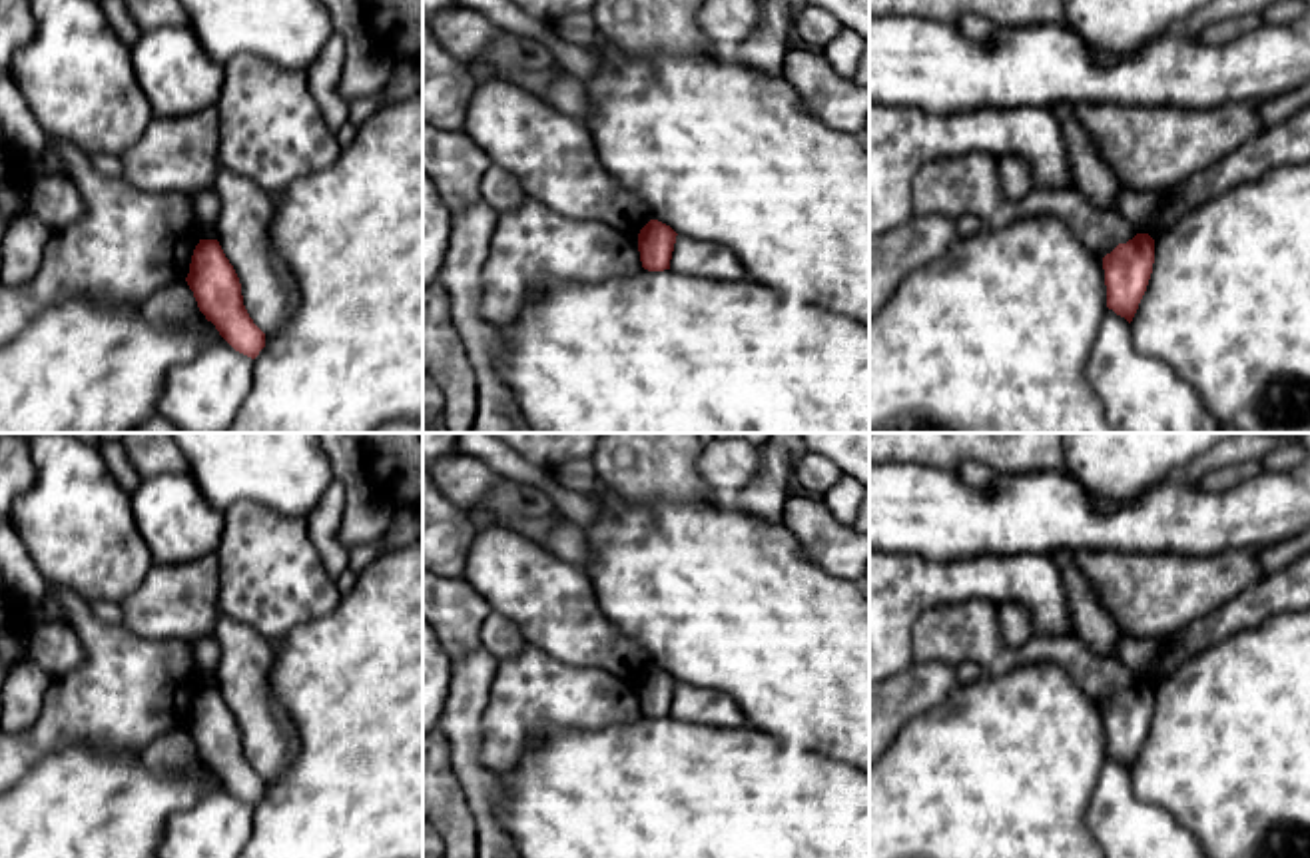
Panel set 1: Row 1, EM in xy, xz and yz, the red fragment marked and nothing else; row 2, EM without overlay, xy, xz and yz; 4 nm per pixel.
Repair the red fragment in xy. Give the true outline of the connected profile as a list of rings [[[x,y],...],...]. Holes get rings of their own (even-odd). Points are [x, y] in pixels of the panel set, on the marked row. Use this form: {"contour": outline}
{"contour": [[[199,239],[185,281],[219,335],[235,351],[255,359],[265,347],[265,333],[249,317],[239,277],[217,239]]]}

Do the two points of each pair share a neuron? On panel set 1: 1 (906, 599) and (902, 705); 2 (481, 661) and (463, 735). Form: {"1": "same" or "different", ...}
{"1": "different", "2": "same"}

